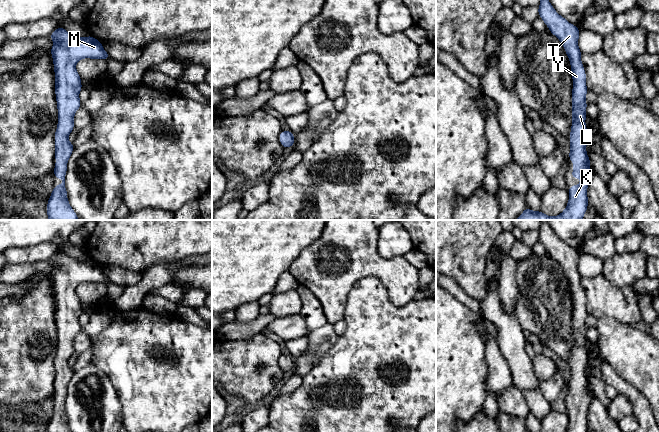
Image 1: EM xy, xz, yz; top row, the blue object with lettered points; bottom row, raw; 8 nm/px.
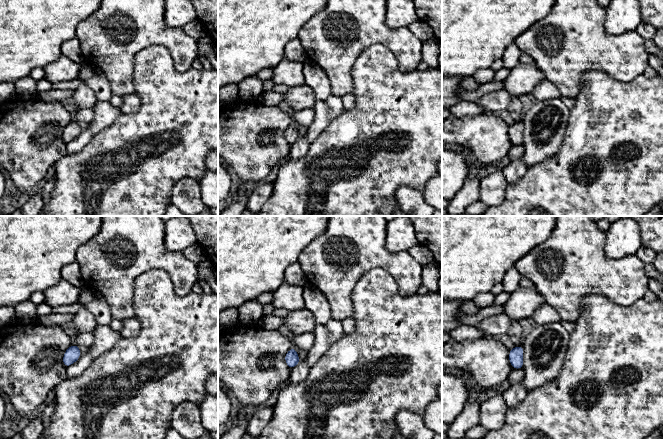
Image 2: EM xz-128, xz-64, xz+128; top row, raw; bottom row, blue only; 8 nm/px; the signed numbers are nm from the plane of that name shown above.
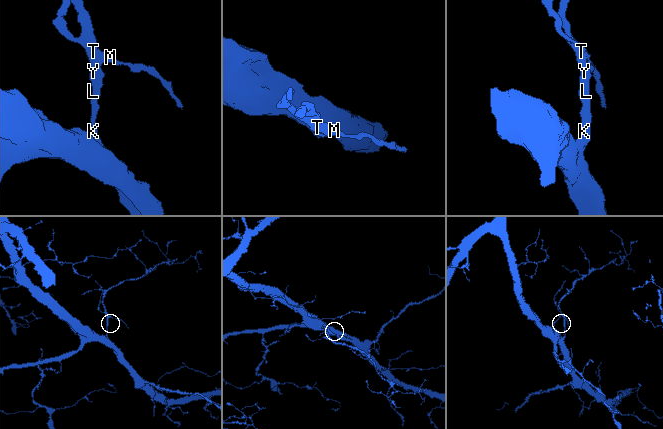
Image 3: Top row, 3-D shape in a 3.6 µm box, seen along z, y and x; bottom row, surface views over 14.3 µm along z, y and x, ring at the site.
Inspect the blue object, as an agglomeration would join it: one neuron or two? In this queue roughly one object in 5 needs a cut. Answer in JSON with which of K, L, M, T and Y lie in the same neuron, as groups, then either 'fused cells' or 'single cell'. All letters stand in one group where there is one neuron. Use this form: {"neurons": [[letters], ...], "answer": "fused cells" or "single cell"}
{"neurons": [["K", "L", "M", "T", "Y"]], "answer": "single cell"}

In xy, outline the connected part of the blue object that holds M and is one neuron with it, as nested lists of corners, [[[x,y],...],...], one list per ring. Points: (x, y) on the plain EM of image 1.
[[[59,250],[49,261],[54,265],[50,274],[53,281],[55,297],[55,319],[58,329],[58,348],[55,355],[55,383],[54,402],[61,402],[62,408],[55,409],[47,426],[47,432],[72,432],[68,426],[67,414],[65,411],[65,399],[67,396],[67,386],[74,374],[74,369],[69,366],[68,359],[74,354],[74,339],[80,332],[81,325],[79,316],[81,315],[81,301],[76,294],[76,287],[84,282],[107,284],[110,279],[103,273],[103,268],[92,260],[84,262],[75,260]]]

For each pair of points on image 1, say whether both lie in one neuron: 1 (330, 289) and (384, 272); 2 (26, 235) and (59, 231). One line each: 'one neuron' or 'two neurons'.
1: one neuron
2: one neuron

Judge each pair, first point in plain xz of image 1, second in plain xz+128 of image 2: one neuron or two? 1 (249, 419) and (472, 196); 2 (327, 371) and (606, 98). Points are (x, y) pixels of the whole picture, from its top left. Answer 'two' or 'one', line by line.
1: two
2: one

